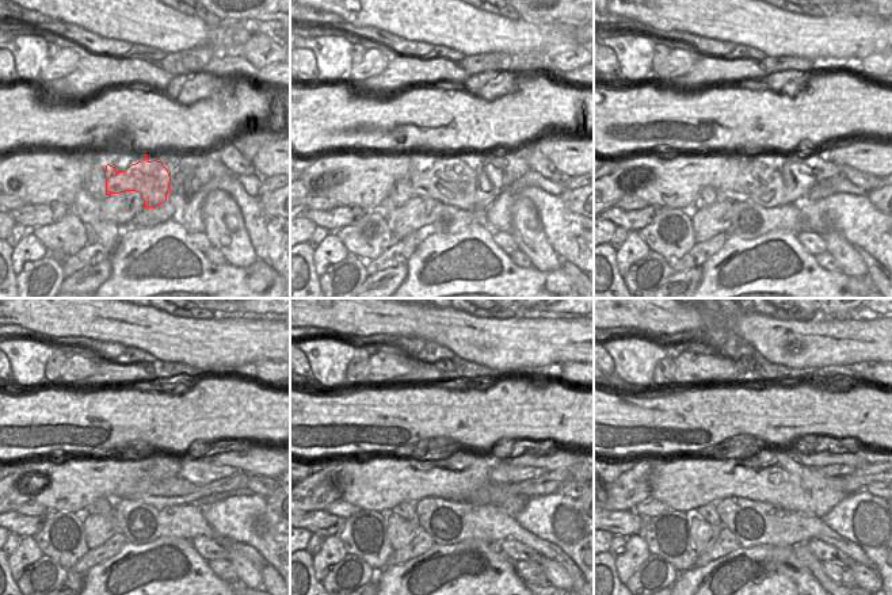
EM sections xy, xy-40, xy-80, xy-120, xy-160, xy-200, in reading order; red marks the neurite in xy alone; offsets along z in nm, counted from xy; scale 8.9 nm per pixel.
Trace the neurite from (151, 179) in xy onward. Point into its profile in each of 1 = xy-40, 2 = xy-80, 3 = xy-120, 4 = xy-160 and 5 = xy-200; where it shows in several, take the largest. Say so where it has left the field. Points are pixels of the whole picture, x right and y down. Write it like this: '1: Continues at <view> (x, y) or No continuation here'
1: Continues at xy-40 (453, 183)
2: Continues at xy-80 (757, 182)
3: Continues at xy-120 (176, 491)
4: Continues at xy-160 (488, 494)
5: Continues at xy-200 (861, 477).

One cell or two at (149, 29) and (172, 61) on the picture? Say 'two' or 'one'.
two

